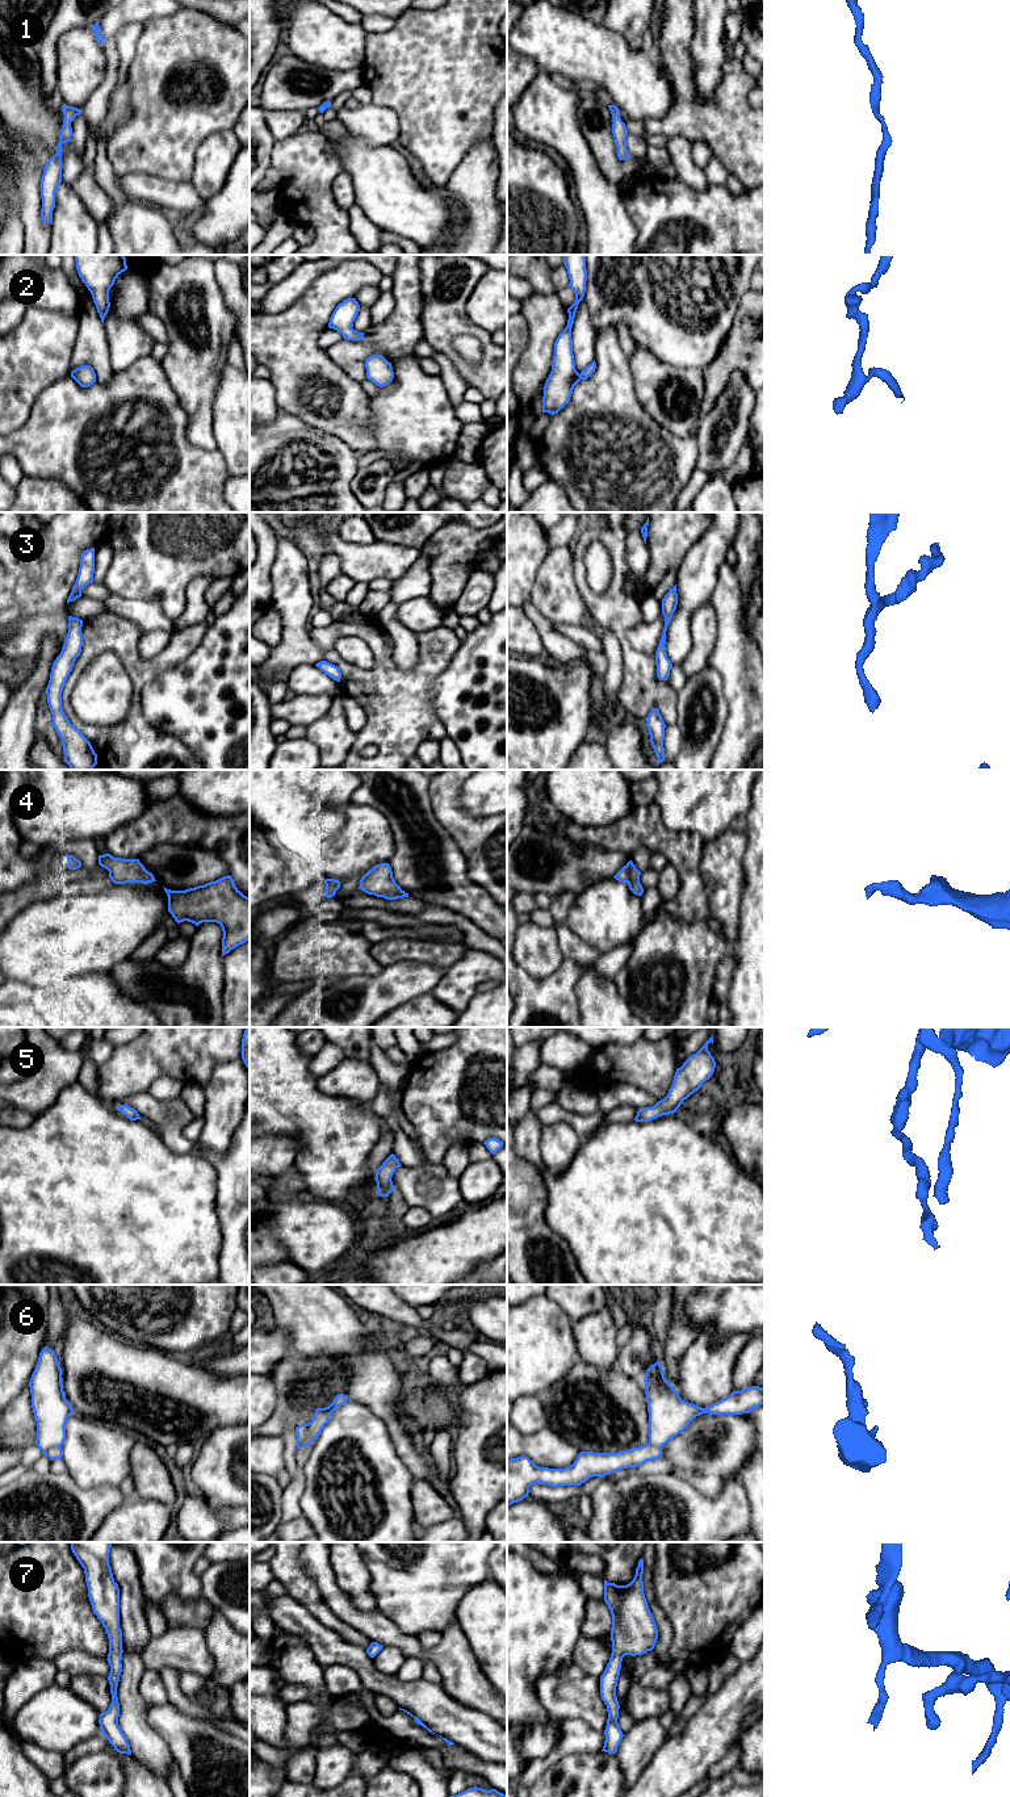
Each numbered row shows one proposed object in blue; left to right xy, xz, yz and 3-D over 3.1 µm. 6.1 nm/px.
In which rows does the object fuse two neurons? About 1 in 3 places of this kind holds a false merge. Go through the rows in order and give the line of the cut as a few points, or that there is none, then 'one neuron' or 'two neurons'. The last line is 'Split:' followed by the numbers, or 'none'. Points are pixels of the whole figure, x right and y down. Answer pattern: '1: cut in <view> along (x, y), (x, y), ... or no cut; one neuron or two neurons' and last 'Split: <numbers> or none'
1: no cut; one neuron
2: no cut; one neuron
3: no cut; one neuron
4: no cut; one neuron
5: no cut; one neuron
6: cut in xy along (59, 1445), (43, 1453); two neurons
7: no cut; one neuron
Split: 6

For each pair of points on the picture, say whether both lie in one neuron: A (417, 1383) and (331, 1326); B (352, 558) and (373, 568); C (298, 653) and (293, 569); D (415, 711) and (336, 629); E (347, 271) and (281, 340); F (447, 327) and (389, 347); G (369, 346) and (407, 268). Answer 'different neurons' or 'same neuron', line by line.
A: different neurons
B: same neuron
C: same neuron
D: same neuron
E: same neuron
F: different neurons
G: same neuron

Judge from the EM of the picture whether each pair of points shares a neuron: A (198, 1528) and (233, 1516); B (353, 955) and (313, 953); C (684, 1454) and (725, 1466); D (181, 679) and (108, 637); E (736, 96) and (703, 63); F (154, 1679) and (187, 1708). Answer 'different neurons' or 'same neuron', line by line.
A: same neuron
B: same neuron
C: same neuron
D: different neurons
E: different neurons
F: different neurons

